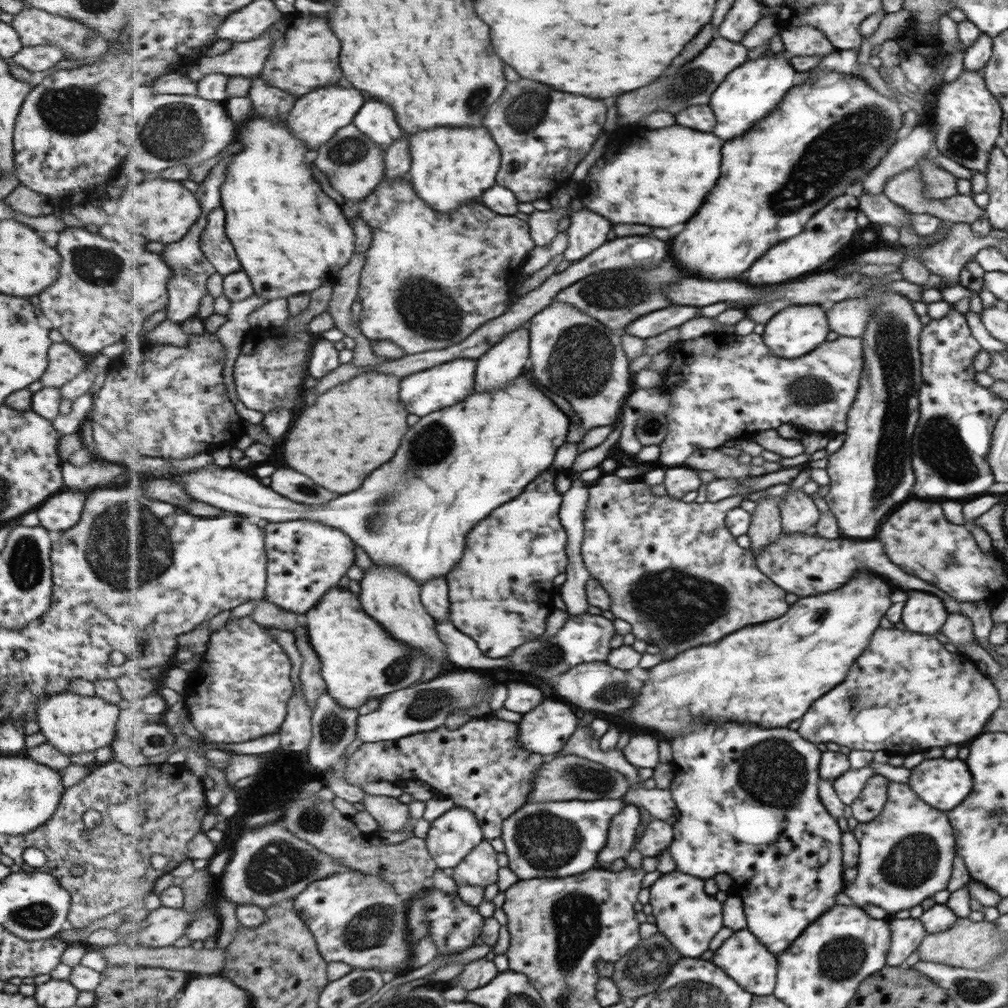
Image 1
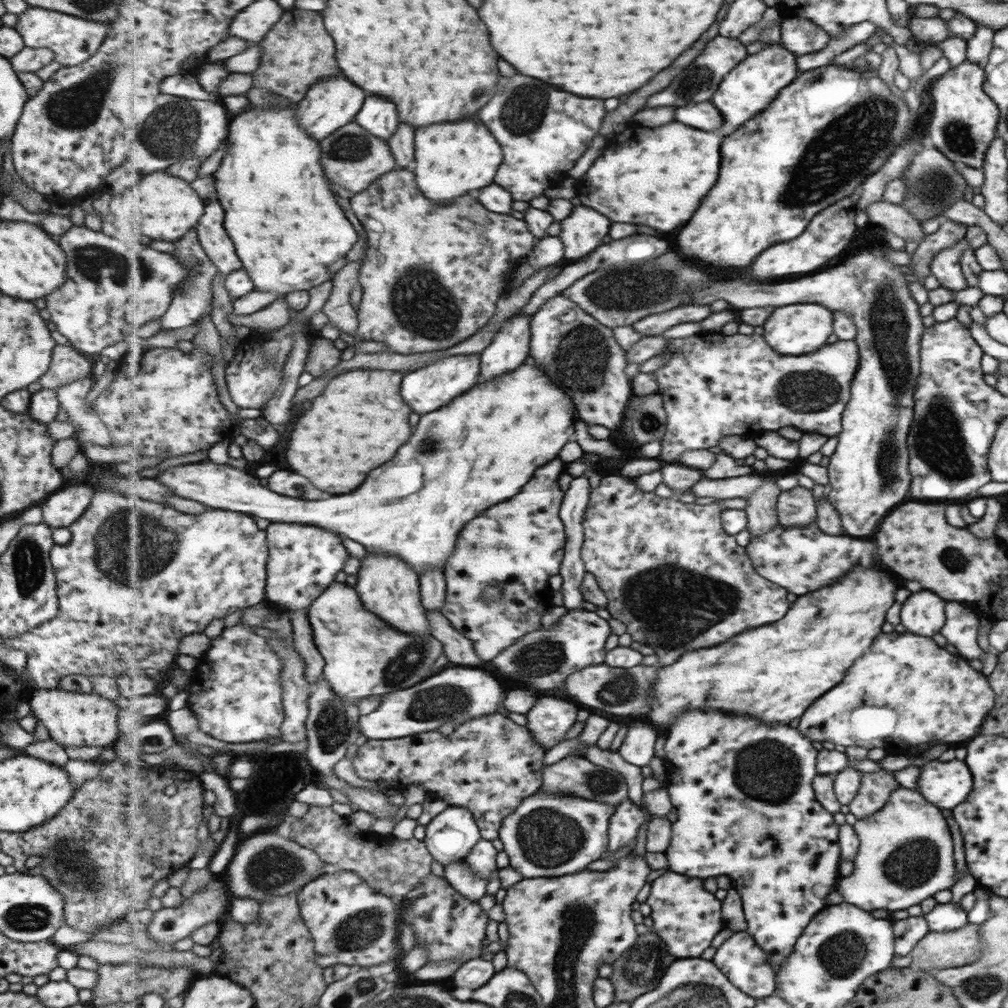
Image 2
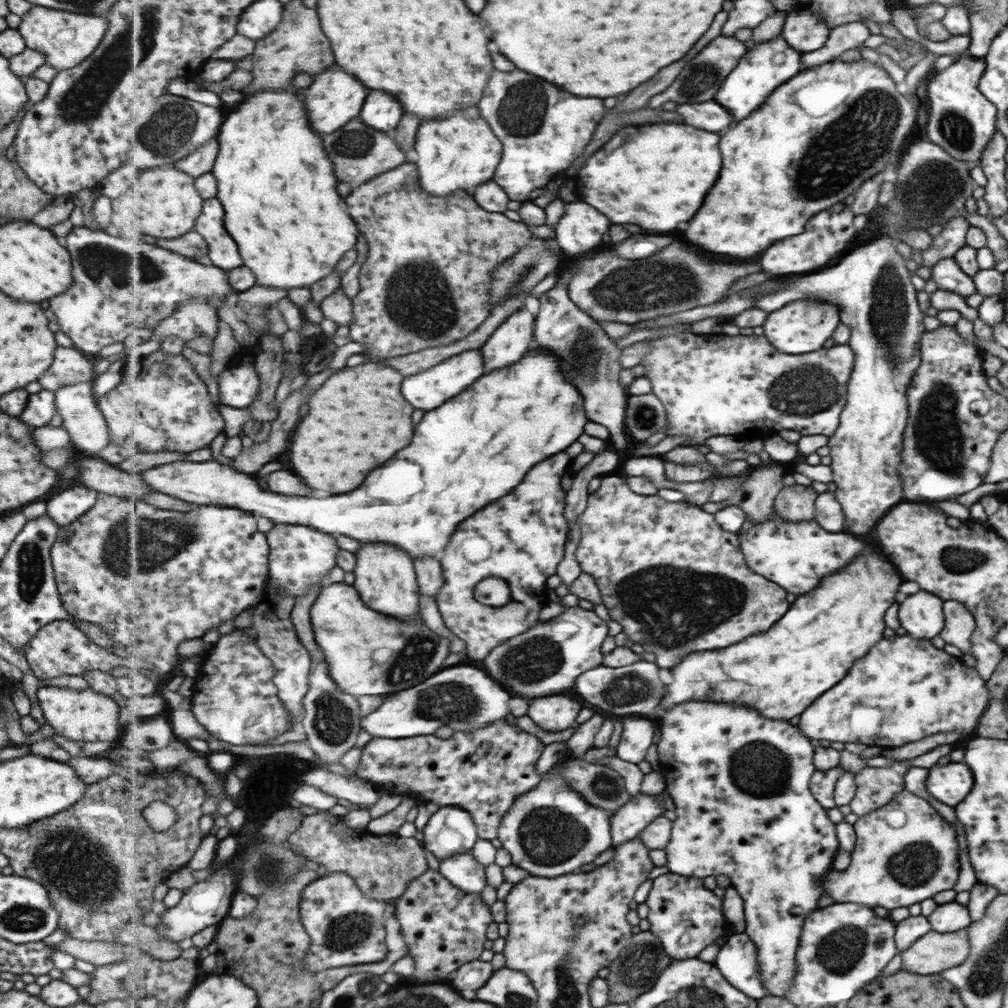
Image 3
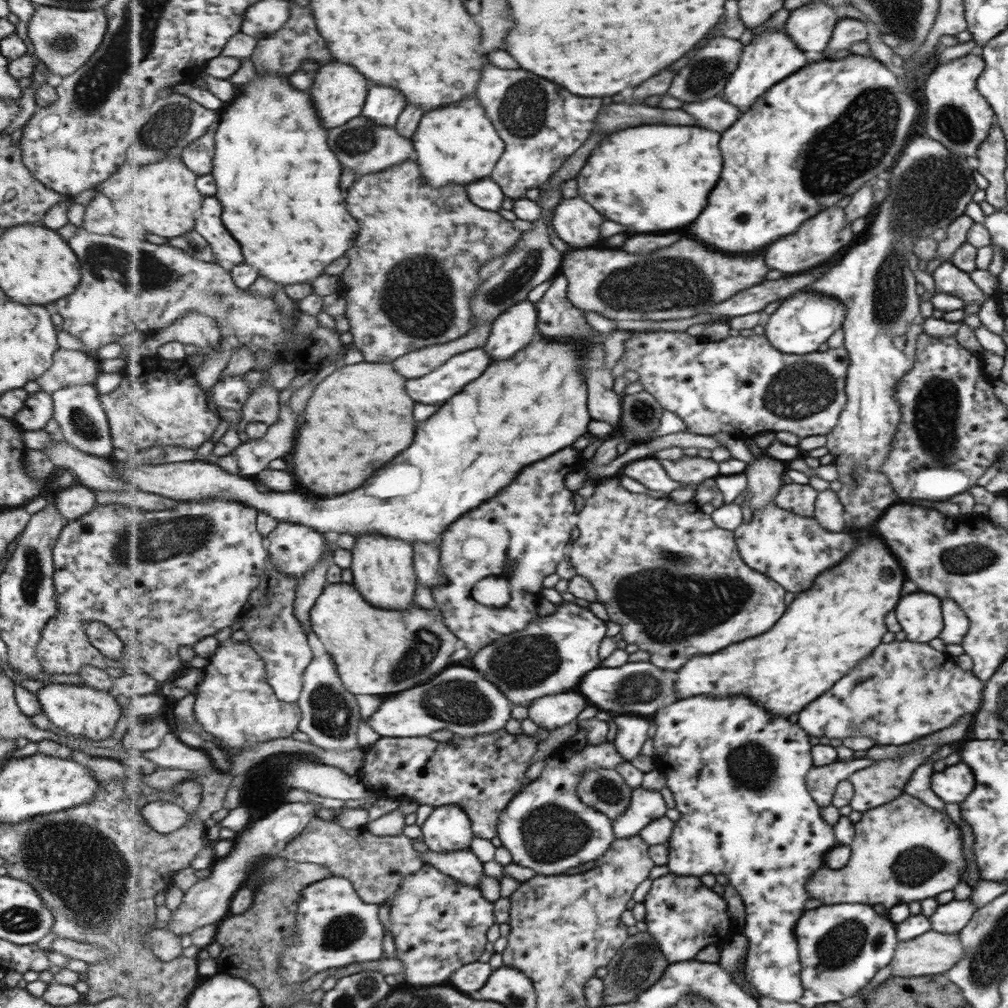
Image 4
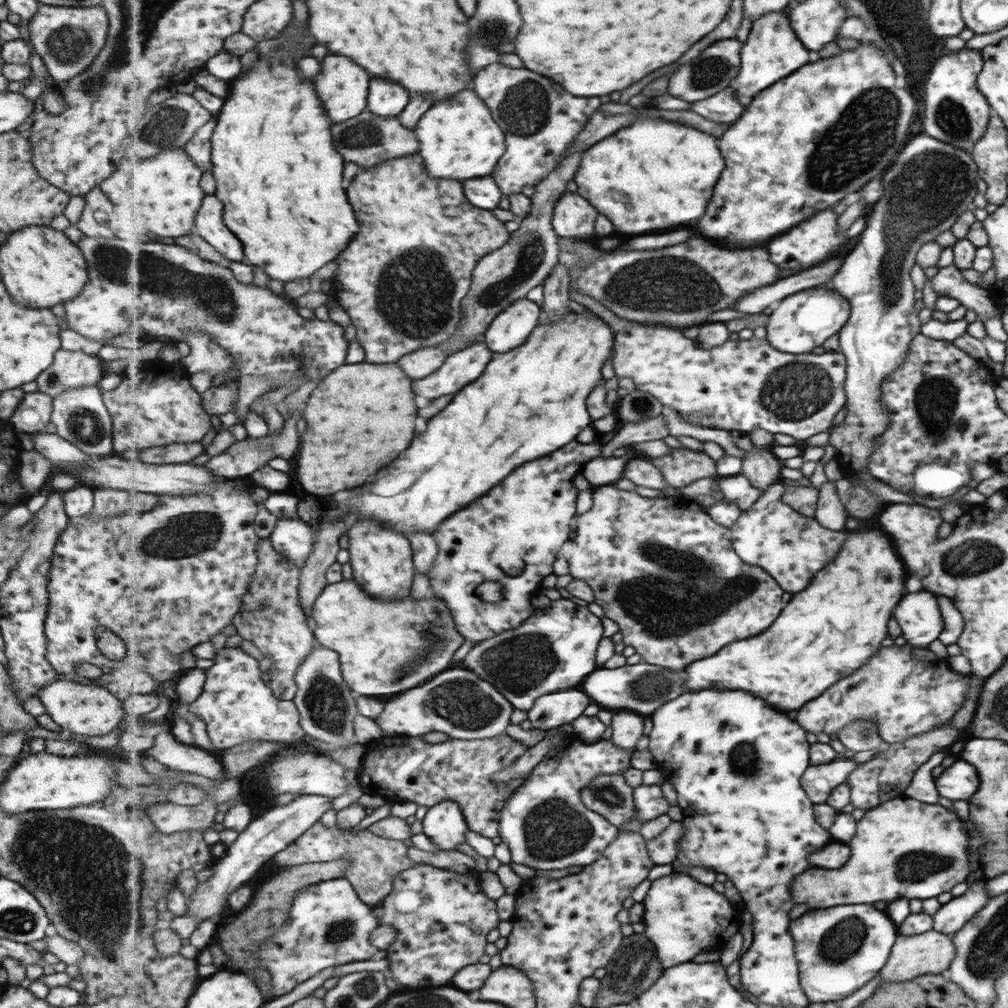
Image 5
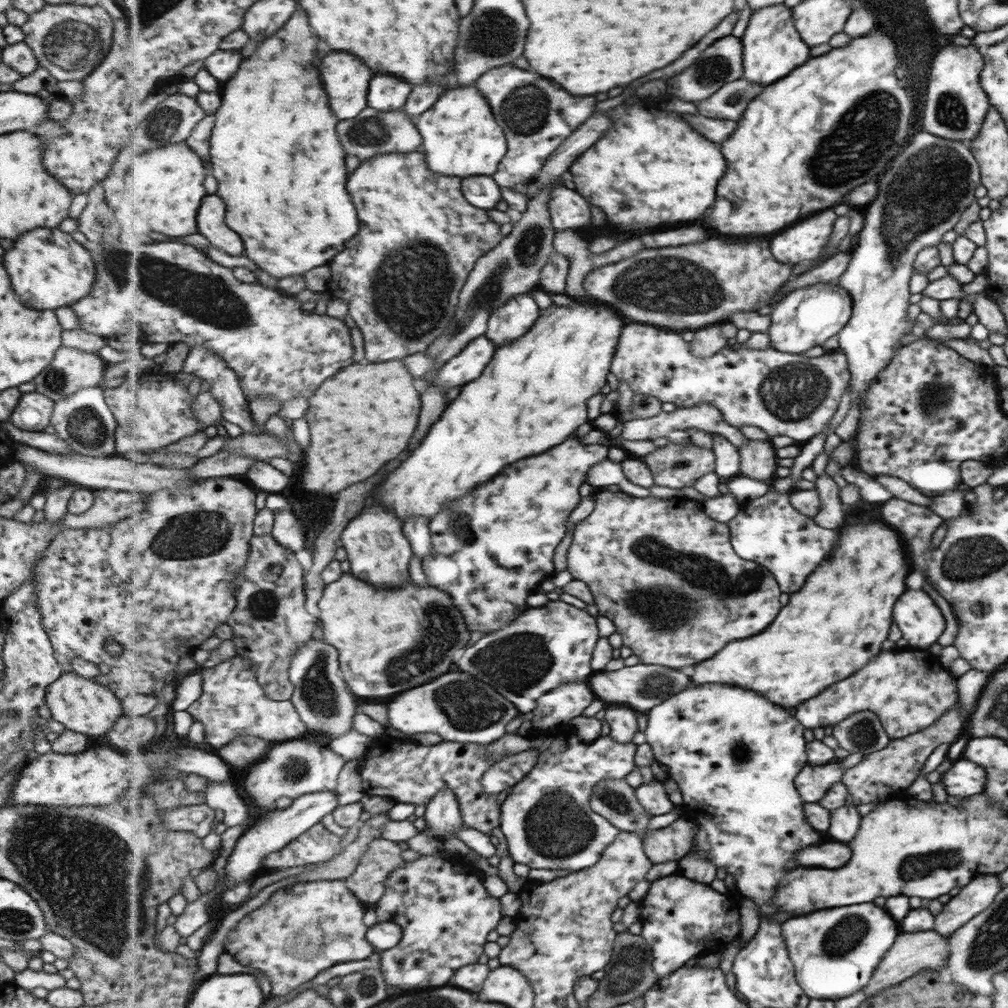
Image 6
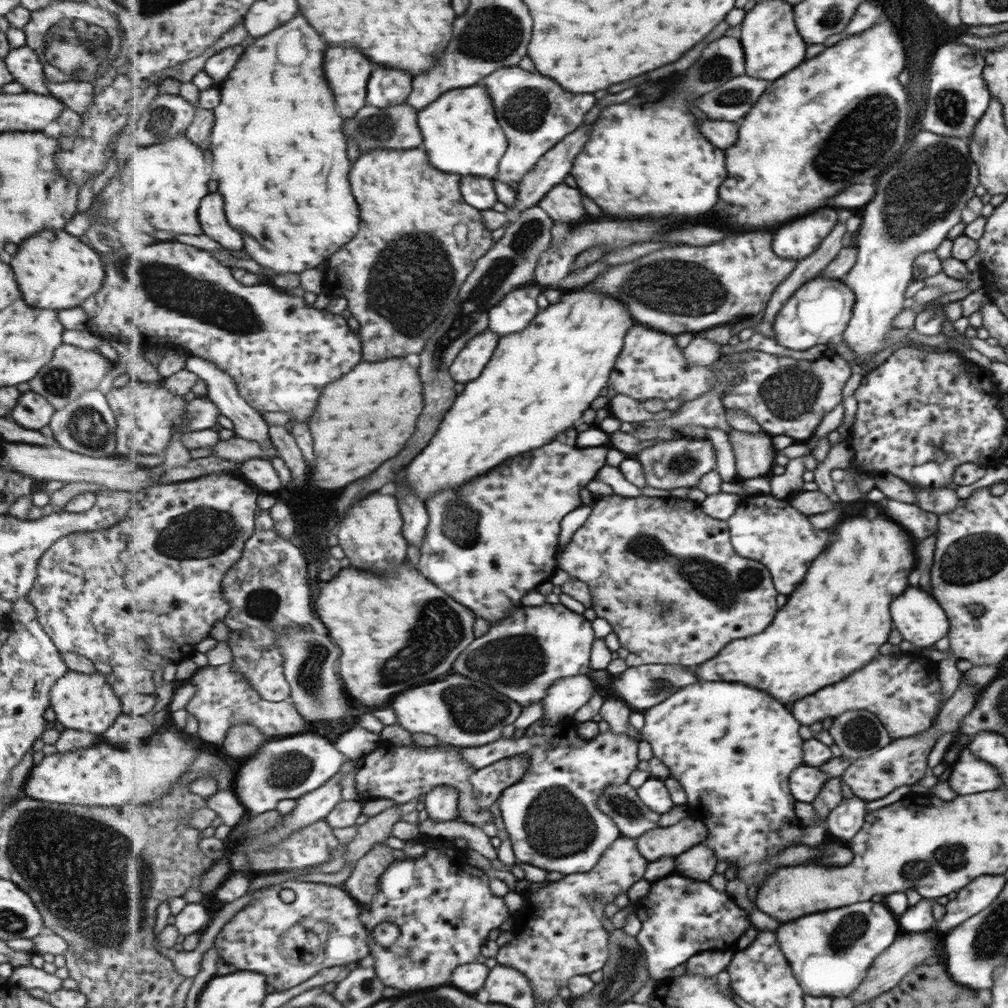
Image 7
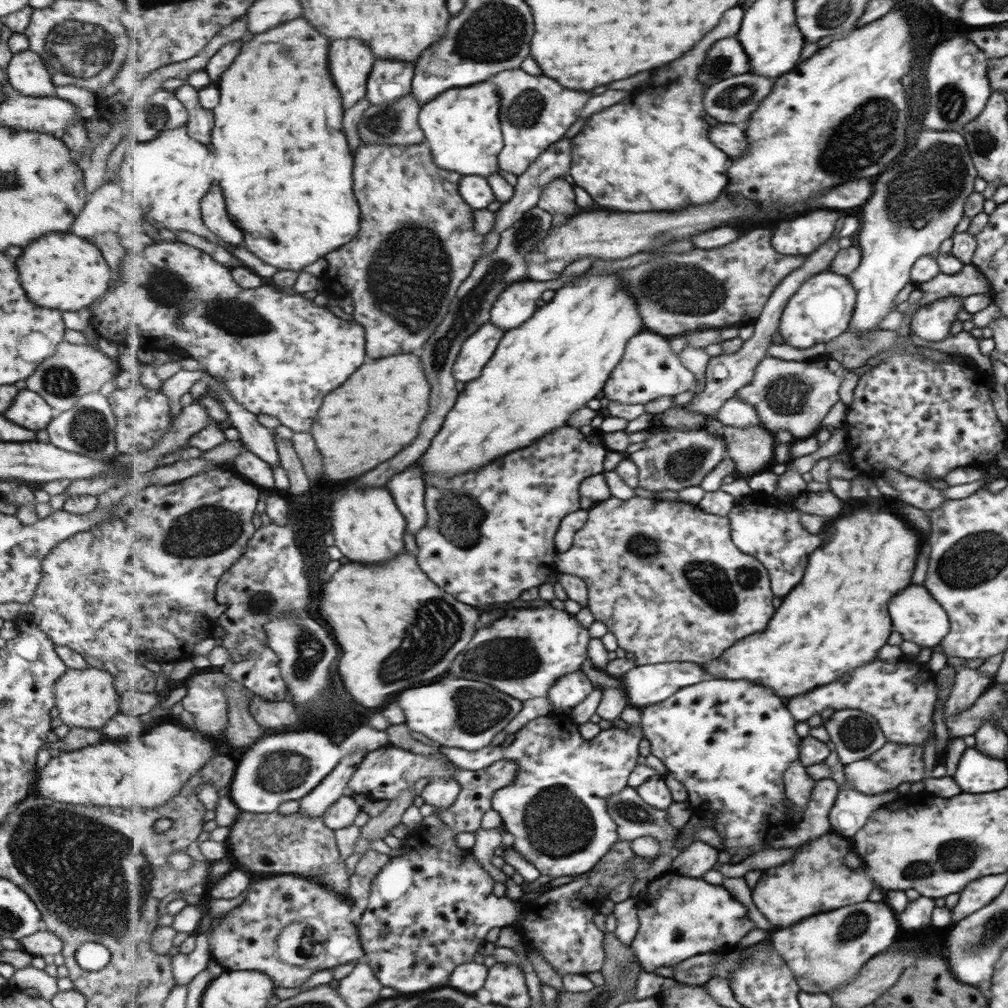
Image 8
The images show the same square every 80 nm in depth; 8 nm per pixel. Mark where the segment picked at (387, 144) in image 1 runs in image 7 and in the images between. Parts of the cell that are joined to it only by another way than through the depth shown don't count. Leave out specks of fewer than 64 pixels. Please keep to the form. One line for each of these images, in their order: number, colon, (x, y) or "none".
2: (379, 116)
3: (383, 111)
4: (384, 105)
5: (386, 98)
6: (387, 93)
7: (387, 87)

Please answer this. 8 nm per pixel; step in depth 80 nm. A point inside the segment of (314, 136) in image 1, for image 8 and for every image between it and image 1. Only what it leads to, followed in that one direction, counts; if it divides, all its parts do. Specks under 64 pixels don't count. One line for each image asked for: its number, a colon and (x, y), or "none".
2: (330, 104)
3: (334, 98)
4: (341, 91)
5: (344, 84)
6: (347, 80)
7: (349, 69)
8: (352, 61)

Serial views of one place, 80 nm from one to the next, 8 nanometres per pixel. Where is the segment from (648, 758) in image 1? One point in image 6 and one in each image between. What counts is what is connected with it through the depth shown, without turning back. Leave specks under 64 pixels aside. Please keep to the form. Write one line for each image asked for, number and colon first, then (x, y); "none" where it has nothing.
2: (639, 747)
3: (638, 734)
4: (632, 730)
5: (628, 727)
6: (623, 722)

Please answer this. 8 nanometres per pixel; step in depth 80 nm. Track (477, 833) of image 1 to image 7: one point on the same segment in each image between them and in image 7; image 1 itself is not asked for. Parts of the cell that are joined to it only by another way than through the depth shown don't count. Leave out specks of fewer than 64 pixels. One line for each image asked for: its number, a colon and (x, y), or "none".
2: (451, 836)
3: (451, 830)
4: (448, 828)
5: (445, 823)
6: (443, 814)
7: (442, 803)

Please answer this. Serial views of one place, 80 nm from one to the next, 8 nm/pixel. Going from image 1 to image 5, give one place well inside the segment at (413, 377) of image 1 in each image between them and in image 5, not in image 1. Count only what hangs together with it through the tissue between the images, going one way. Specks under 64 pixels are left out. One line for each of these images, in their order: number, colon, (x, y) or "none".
2: (427, 389)
3: (429, 390)
4: (438, 386)
5: (464, 367)

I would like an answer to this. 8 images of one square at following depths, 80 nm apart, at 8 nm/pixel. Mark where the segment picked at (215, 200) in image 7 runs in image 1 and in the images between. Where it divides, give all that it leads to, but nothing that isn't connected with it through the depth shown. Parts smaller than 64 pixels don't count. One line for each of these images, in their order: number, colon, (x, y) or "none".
1: (215, 244)
2: (212, 234)
3: (223, 251)
4: (225, 247)
5: (212, 229)
6: (212, 226)

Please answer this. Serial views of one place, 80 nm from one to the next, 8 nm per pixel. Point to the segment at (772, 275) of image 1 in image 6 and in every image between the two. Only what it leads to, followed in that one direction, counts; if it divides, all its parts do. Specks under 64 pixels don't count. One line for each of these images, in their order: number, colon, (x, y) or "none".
2: (826, 234)
3: (825, 234)
4: (822, 236)
5: (811, 241)
6: (804, 241)

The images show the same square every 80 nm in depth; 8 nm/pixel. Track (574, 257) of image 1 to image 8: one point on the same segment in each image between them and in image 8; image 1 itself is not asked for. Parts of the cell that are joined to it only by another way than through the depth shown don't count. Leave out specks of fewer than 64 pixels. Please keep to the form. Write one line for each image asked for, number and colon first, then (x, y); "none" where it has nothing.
2: (582, 232)
3: (580, 229)
4: (576, 222)
5: (574, 217)
6: (570, 210)
7: (563, 203)
8: (559, 198)

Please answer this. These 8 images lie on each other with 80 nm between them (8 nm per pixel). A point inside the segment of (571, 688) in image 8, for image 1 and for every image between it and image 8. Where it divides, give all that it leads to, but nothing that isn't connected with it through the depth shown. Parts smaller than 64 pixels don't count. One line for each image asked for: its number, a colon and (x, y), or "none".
1: (545, 730)
2: (551, 717)
3: (557, 712)
4: (549, 712)
5: (551, 711)
6: (557, 708)
7: (569, 694)

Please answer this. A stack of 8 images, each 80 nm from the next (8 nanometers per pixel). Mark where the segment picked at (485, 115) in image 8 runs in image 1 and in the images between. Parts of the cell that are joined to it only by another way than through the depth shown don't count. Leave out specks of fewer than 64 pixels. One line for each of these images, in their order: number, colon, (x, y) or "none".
1: (450, 166)
2: (454, 158)
3: (459, 151)
4: (459, 145)
5: (459, 139)
6: (461, 138)
7: (462, 134)

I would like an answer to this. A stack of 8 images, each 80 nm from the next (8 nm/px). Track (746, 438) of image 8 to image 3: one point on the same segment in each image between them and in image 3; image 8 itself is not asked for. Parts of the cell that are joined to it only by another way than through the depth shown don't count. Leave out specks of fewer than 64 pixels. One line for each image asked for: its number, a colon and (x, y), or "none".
3: (765, 483)
4: (765, 474)
5: (762, 467)
6: (759, 458)
7: (755, 455)

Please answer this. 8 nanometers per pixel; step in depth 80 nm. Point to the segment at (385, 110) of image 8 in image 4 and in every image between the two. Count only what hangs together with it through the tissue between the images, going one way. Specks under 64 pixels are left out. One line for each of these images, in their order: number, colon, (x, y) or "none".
4: (370, 148)
5: (368, 140)
6: (373, 133)
7: (396, 127)

